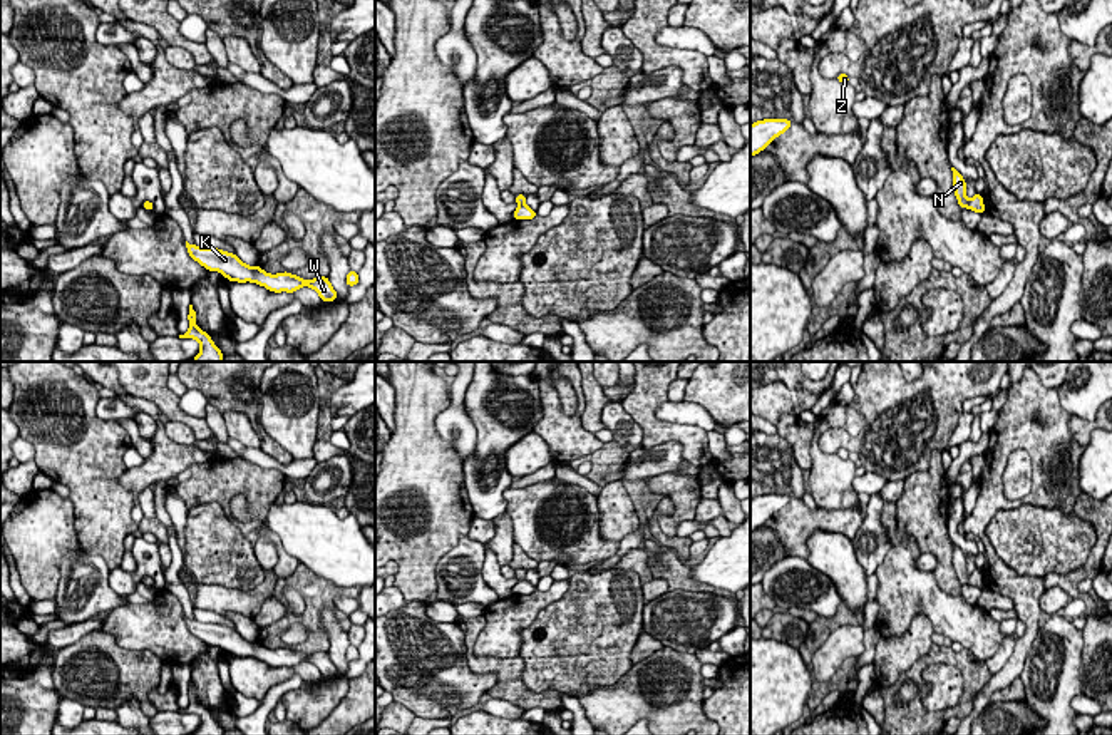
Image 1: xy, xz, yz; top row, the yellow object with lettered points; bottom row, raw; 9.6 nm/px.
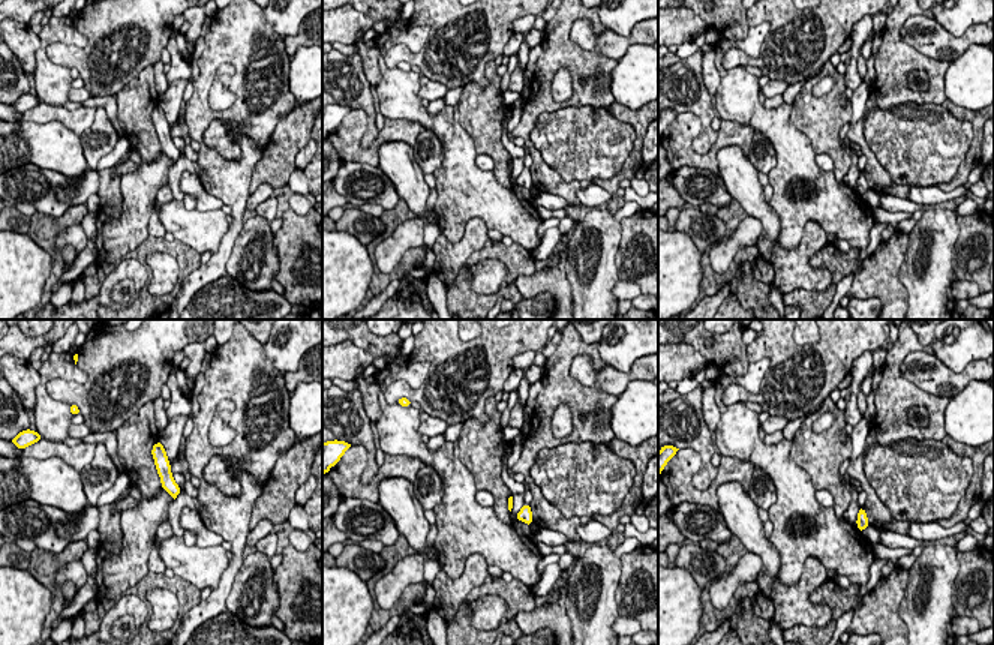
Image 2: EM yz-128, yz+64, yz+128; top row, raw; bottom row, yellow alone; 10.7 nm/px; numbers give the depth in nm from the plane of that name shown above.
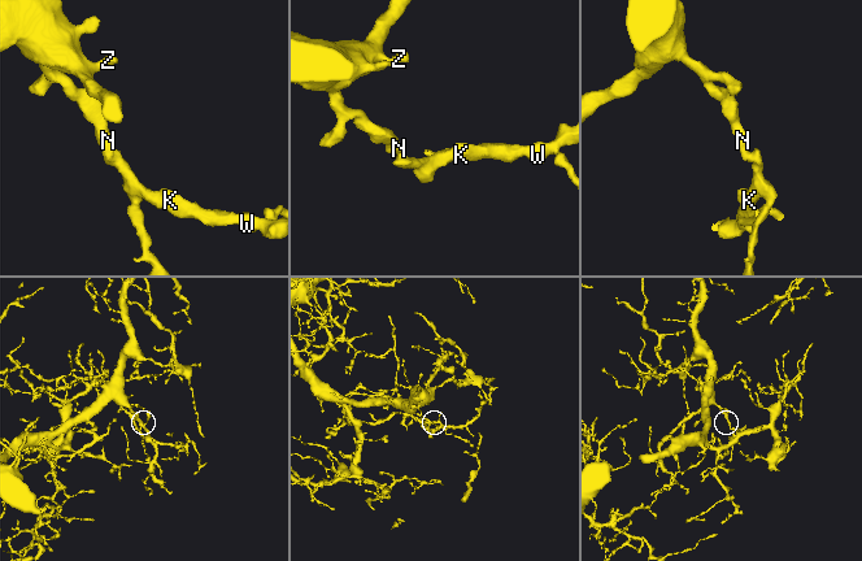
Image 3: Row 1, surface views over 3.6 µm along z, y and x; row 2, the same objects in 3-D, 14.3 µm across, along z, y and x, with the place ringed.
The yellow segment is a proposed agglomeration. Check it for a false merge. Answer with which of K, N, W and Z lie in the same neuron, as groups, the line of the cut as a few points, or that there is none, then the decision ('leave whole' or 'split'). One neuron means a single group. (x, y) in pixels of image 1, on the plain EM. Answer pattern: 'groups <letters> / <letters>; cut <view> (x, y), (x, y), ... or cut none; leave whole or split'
groups K N W Z; cut none; leave whole

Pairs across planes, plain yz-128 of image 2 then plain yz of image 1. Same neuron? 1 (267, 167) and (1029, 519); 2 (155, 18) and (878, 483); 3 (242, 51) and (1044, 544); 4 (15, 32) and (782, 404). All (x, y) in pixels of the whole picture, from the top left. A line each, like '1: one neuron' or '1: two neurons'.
1: two neurons
2: two neurons
3: two neurons
4: two neurons

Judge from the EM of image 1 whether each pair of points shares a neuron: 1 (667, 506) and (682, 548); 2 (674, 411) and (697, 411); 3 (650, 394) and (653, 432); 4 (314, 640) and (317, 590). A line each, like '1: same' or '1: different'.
1: same
2: same
3: same
4: same

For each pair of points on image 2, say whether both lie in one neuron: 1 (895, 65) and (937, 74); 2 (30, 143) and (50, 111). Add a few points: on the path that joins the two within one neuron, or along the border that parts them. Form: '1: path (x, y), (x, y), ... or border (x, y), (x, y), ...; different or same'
1: path (906, 63), (927, 65); same
2: border (18, 120), (41, 123), (59, 120), (75, 134); different

